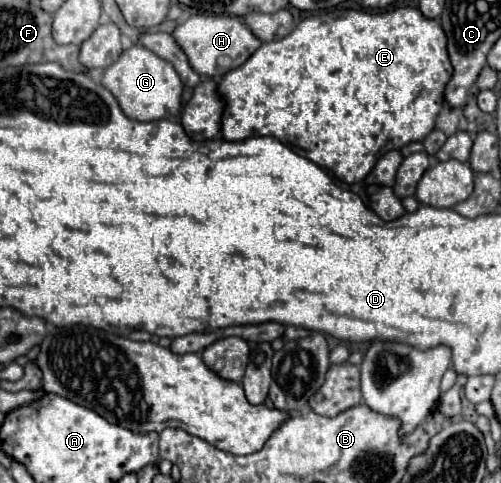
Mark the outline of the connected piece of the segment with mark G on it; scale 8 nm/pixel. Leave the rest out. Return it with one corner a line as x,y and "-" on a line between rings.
132,45
116,63
112,63
102,77
102,85
116,97
126,117
134,121
158,121
176,117
182,103
182,81
170,61
158,57
144,45

